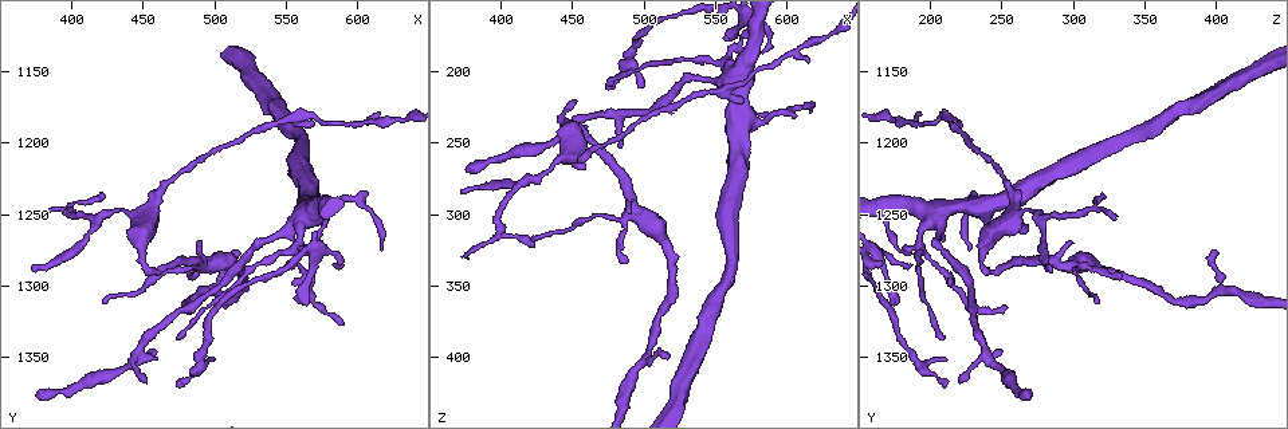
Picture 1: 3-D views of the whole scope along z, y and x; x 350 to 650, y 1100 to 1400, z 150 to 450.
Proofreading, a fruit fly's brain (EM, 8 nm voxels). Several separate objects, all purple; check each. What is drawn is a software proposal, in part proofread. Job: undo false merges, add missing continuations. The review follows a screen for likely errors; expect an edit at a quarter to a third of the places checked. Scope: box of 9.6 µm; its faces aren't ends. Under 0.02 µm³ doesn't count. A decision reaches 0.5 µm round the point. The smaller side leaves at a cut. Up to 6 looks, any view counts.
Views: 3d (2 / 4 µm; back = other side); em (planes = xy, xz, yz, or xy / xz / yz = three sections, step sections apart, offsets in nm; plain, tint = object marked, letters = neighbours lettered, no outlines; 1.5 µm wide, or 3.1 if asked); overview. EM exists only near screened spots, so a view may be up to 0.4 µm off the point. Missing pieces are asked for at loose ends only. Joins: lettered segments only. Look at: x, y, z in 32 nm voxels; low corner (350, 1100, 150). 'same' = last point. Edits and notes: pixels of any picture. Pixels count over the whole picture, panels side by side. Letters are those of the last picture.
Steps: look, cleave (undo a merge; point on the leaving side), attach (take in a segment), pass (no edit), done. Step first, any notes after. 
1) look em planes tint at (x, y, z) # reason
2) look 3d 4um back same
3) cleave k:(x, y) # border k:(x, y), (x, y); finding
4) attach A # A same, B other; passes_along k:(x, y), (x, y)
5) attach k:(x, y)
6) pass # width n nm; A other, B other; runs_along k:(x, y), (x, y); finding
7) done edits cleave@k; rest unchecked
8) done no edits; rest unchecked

look 3d 4um back at (458, 1344, 248) # branch stops here

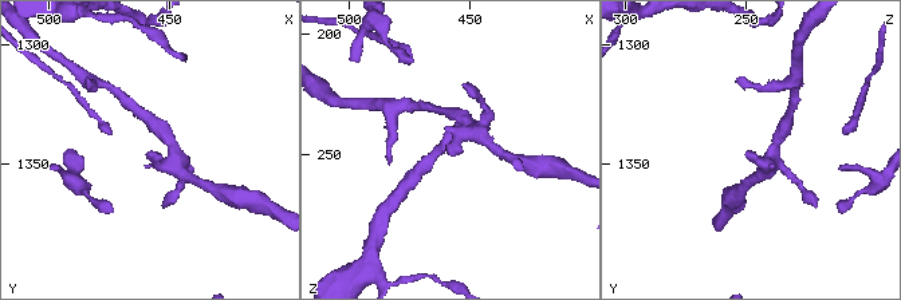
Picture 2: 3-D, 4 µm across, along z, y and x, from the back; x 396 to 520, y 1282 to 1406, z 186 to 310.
look em planes letters at (458, 1346, 249)

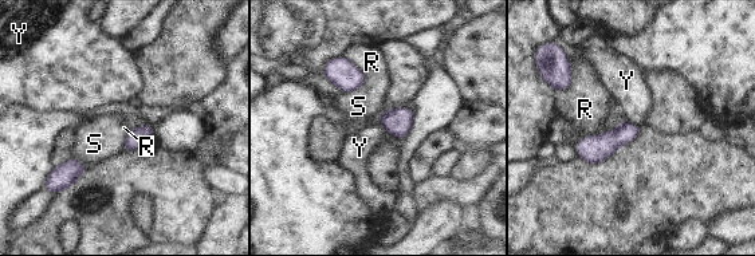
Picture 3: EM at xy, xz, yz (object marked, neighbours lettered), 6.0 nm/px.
pass # R other, S other, Y other; border 3:(618, 126), (588, 134), (575, 146); none of them fits

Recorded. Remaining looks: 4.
look 3d 2um at (374, 1256, 328) # tapers out

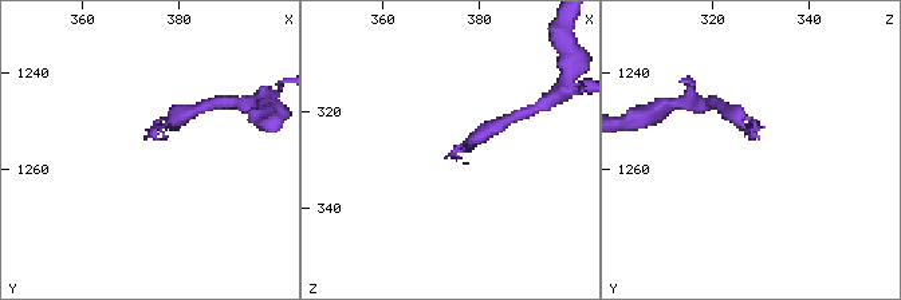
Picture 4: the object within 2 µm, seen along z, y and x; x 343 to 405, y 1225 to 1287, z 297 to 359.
look em xy step 4 tint at (373, 1254, 329)

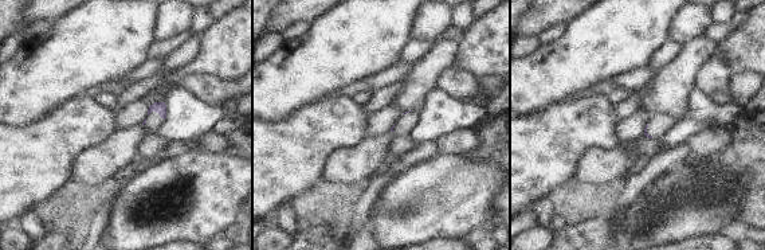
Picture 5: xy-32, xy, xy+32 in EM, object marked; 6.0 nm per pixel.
look em xy step 4 letters same

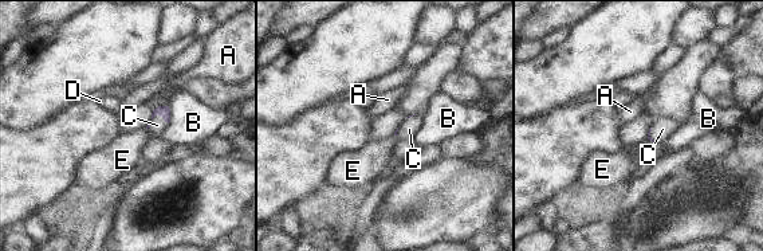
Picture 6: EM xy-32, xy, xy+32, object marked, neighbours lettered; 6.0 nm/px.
attach 6:(157, 125) # A other, B other, C same, D other, E other; it goes on there

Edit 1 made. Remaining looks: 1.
done edits attach@6; rest unchecked

